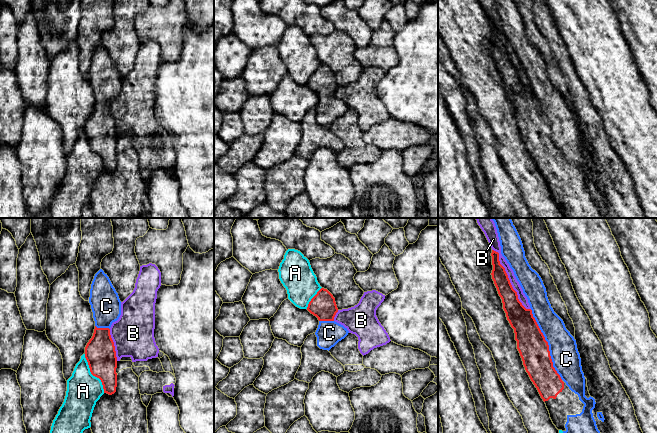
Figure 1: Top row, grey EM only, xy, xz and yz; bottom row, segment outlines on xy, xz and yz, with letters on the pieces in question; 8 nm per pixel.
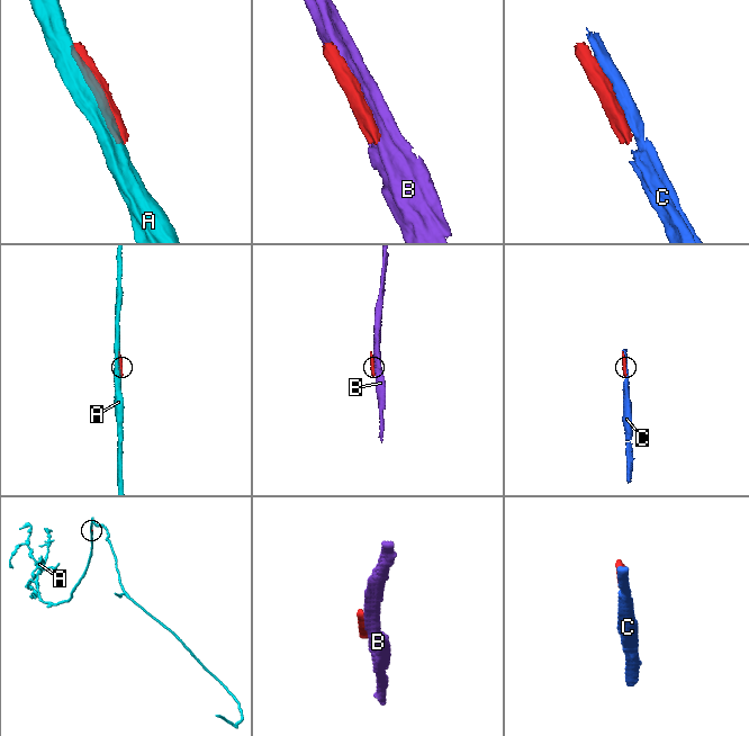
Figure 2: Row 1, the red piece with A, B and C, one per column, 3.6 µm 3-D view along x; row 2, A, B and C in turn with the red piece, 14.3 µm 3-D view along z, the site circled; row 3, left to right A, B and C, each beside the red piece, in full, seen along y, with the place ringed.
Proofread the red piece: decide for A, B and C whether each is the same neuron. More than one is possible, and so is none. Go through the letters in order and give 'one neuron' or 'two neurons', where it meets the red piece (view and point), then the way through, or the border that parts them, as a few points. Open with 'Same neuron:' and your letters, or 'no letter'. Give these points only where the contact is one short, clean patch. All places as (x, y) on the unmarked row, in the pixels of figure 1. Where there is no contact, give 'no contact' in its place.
Same neuron: C
A: two neurons; meets red in xy at (92, 150)
B: two neurons; meets red in yz at (509, 56)
C: one neuron; meets red in yz at (547, 120)

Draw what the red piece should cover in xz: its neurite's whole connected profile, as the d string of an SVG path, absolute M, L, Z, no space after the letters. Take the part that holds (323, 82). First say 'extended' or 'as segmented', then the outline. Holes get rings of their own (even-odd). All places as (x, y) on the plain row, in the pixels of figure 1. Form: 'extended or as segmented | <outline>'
extended | M321 64L317 68L309 78L307 86L319 96L315 111L320 125L329 127L348 111L347 104L334 97L338 84L335 74L327 65Z

